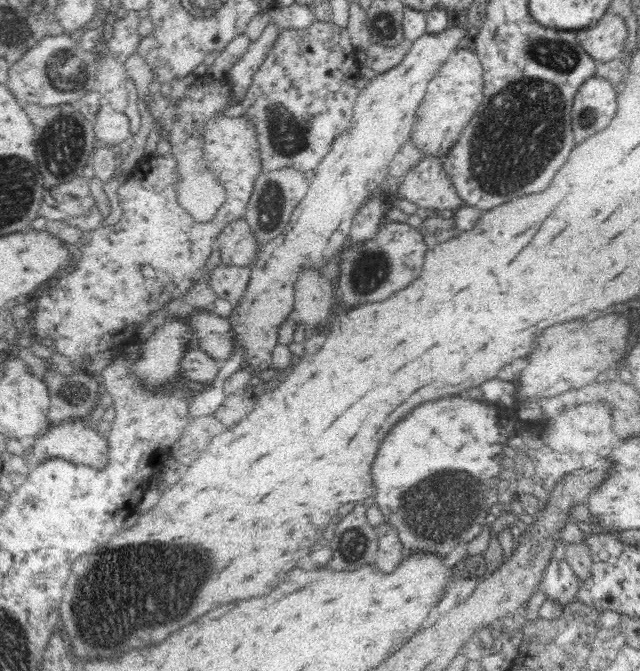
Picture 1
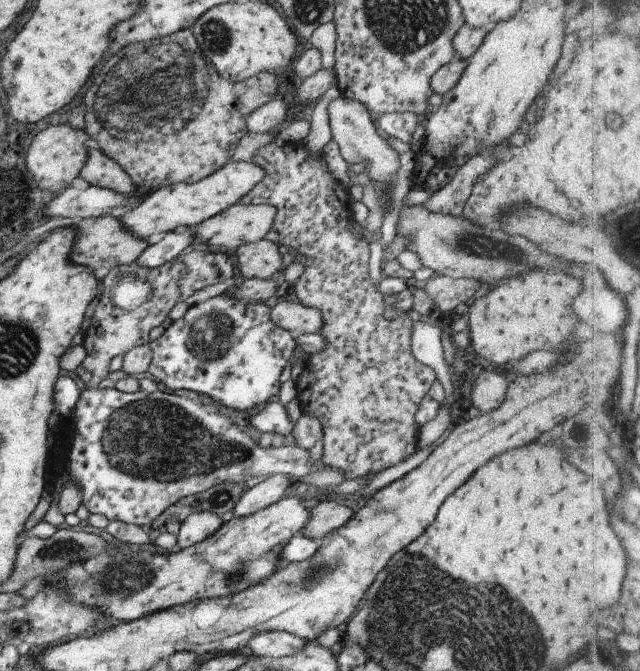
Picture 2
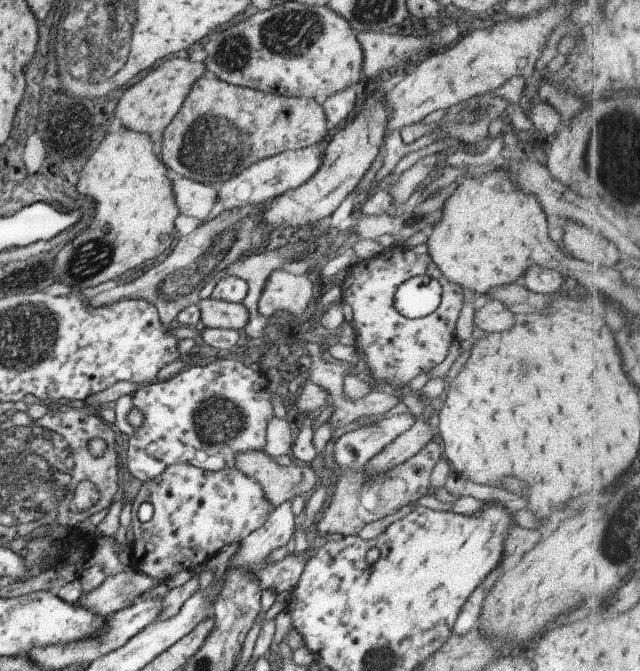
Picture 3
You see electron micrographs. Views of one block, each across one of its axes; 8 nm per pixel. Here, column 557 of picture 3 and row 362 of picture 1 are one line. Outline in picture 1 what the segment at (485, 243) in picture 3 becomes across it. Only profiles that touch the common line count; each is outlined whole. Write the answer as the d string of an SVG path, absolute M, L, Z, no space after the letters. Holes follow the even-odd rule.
M463 19L458 23L451 22L446 29L445 32L438 35L427 32L427 34L420 36L414 43L406 45L407 52L398 66L394 66L382 74L369 75L369 83L359 89L349 128L339 134L340 138L336 136L336 142L332 144L330 154L316 168L316 176L310 182L310 190L308 190L306 198L294 208L292 218L288 222L288 226L284 228L284 232L278 238L270 240L268 244L260 245L260 252L257 252L248 269L251 277L245 288L245 293L240 301L234 304L234 312L230 318L232 321L231 329L235 334L235 345L238 348L244 348L244 366L247 369L269 373L270 354L274 347L279 344L278 328L286 318L294 315L294 286L298 282L298 274L304 270L304 266L320 270L326 262L330 262L334 256L338 256L344 242L348 240L352 220L354 220L358 208L370 198L370 194L376 188L380 188L384 184L384 176L386 176L386 170L390 168L394 154L408 142L410 130L412 130L412 124L416 118L414 114L416 114L416 110L418 110L418 106L426 94L428 82L436 76L436 70L440 70L451 52L459 48L459 43L463 37L471 37L473 34Z

